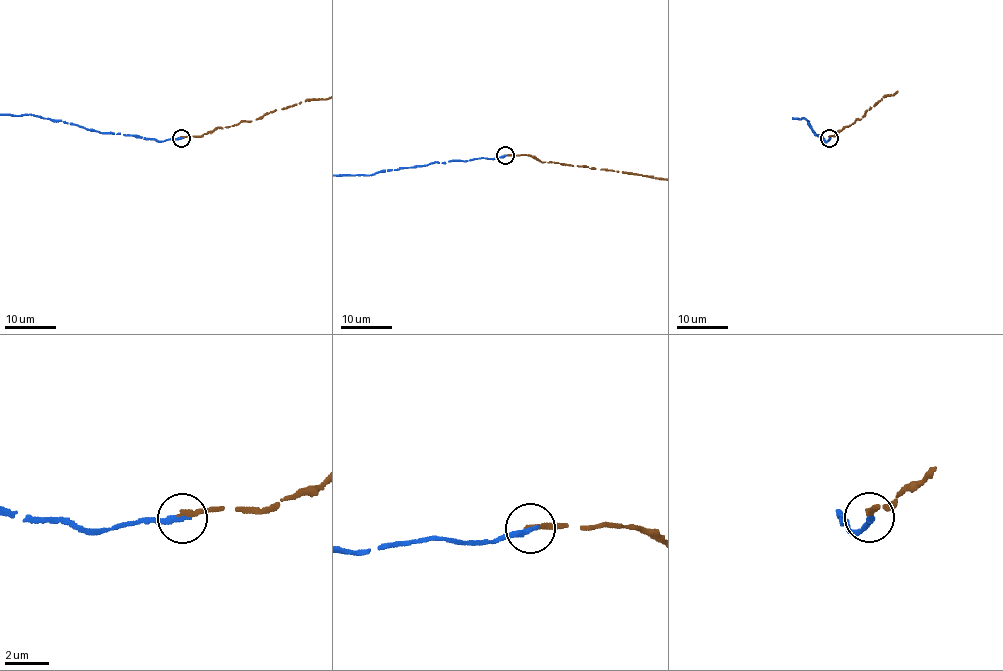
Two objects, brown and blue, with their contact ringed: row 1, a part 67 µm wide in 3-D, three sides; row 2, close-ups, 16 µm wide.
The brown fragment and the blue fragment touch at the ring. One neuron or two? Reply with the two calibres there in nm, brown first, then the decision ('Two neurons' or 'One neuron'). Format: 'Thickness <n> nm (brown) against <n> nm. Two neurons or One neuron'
Thickness 200 nm (brown) against 280 nm. One neuron

